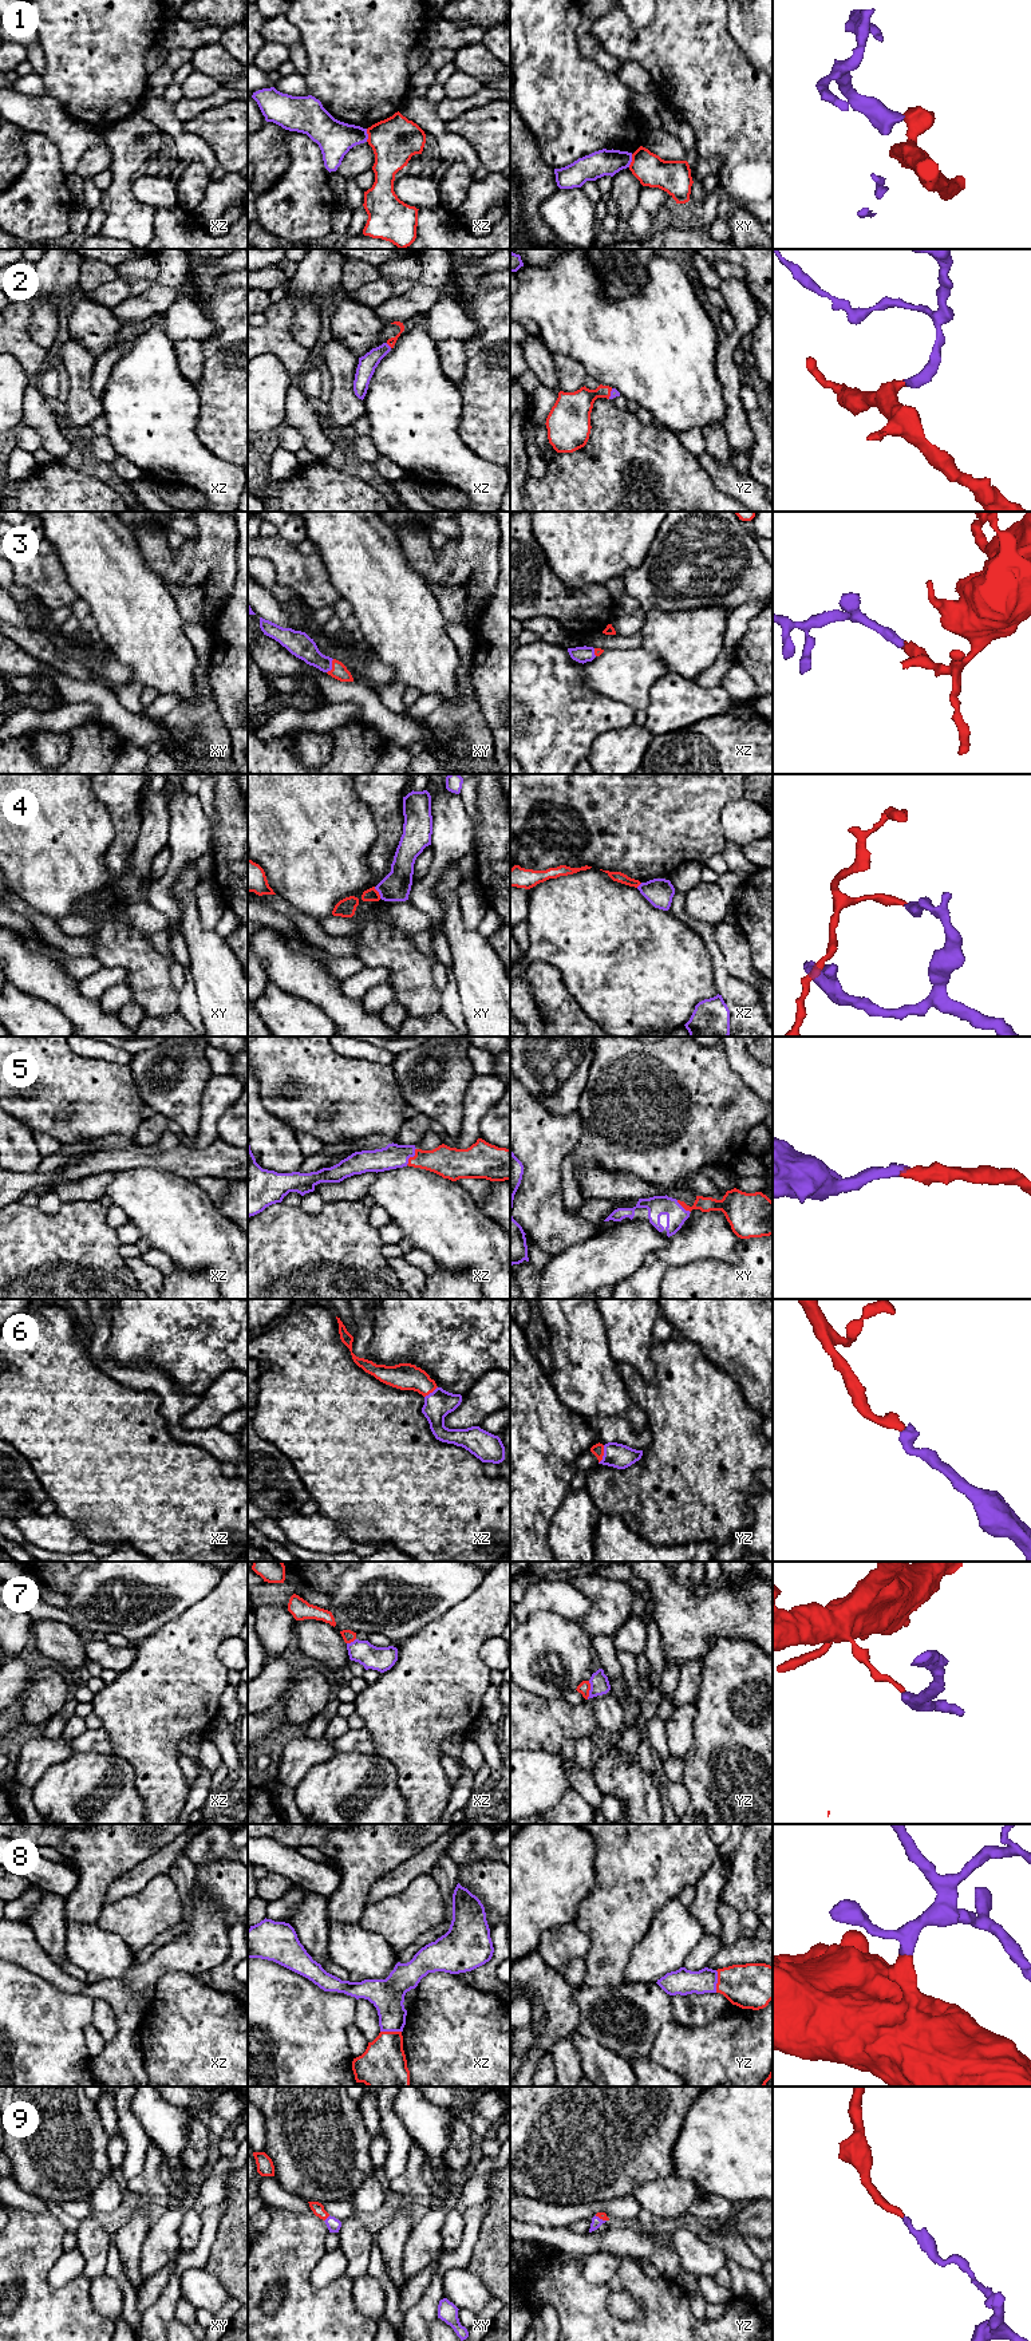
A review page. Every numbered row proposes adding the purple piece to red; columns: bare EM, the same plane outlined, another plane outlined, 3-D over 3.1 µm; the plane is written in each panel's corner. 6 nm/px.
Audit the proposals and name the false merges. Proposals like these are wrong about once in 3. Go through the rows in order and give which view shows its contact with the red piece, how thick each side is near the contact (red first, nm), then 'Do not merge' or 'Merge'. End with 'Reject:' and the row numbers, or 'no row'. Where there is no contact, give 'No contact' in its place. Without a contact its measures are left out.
1: Touches red in xz. Thickness 280 nm (red) against 220 nm. Do not merge
2: Touches red in xz. Thickness 50 nm (red) against 110 nm. Merge
3: Touches red in xy. Thickness 100 nm (red) against 150 nm. Merge
4: Touches red in xy. Thickness 80 nm (red) against 180 nm. Do not merge
5: Touches red in xz. Thickness 190 nm (red) against 150 nm. Merge
6: Touches red in yz. Thickness 70 nm (red) against 150 nm. Merge
7: Touches red in yz. Thickness 70 nm (red) against 110 nm. Do not merge
8: Touches red in yz. Thickness 280 nm (red) against 150 nm. Merge
9: Touches red in xy. Thickness 70 nm (red) against 90 nm. Merge
Reject: 1, 4, 7

